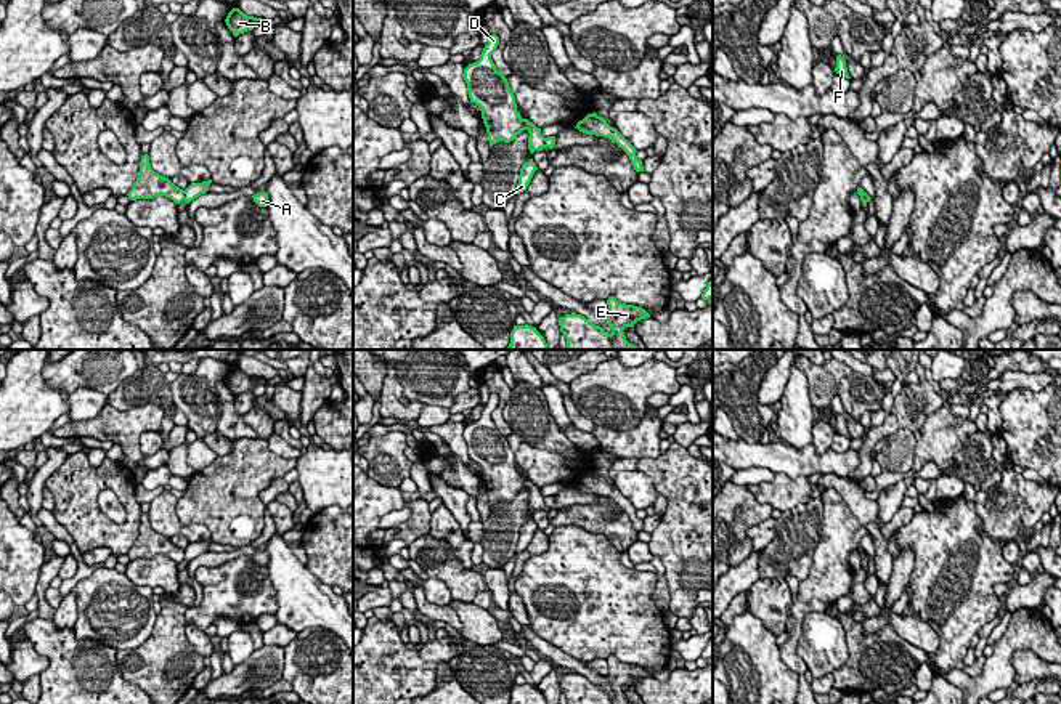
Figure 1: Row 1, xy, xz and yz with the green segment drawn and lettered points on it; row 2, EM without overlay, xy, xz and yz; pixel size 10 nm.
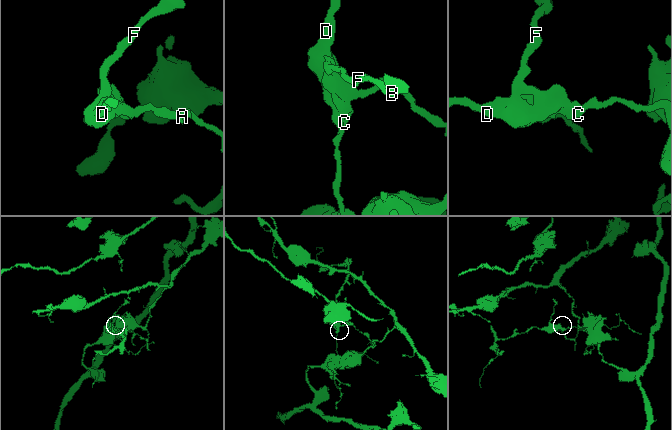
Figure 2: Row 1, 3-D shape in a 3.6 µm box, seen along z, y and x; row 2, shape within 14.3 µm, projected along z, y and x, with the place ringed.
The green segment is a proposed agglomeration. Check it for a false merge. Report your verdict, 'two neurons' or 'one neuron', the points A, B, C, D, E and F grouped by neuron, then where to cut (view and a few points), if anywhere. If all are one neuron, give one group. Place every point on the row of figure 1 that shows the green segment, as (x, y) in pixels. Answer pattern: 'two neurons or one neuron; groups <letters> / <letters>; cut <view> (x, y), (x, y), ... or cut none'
two neurons; groups A E / B C D F; cut xy (183, 191), (185, 199)

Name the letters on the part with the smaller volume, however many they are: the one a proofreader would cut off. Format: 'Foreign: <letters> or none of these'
Foreign: B, C, D, F

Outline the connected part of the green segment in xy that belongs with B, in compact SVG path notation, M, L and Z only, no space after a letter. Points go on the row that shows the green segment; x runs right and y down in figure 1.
M233 8L228 13L225 22L226 22L228 29L233 32L233 35L238 37L239 34L252 30L257 26L263 26L265 19L247 16L239 8Z

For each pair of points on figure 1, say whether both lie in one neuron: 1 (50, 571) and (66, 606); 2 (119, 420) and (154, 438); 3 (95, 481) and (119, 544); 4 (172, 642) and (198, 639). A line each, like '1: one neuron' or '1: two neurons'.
1: two neurons
2: two neurons
3: one neuron
4: two neurons

